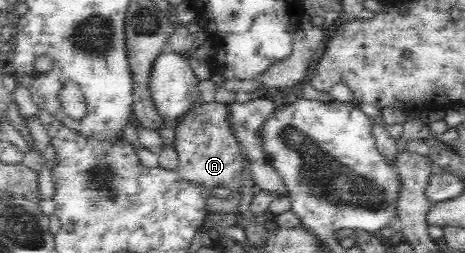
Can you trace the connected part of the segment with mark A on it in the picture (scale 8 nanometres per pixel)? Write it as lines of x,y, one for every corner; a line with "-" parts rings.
214,100
197,103
175,123
174,143
179,161
176,170
182,179
209,191
225,187
233,193
242,188
243,157
228,120
225,104

